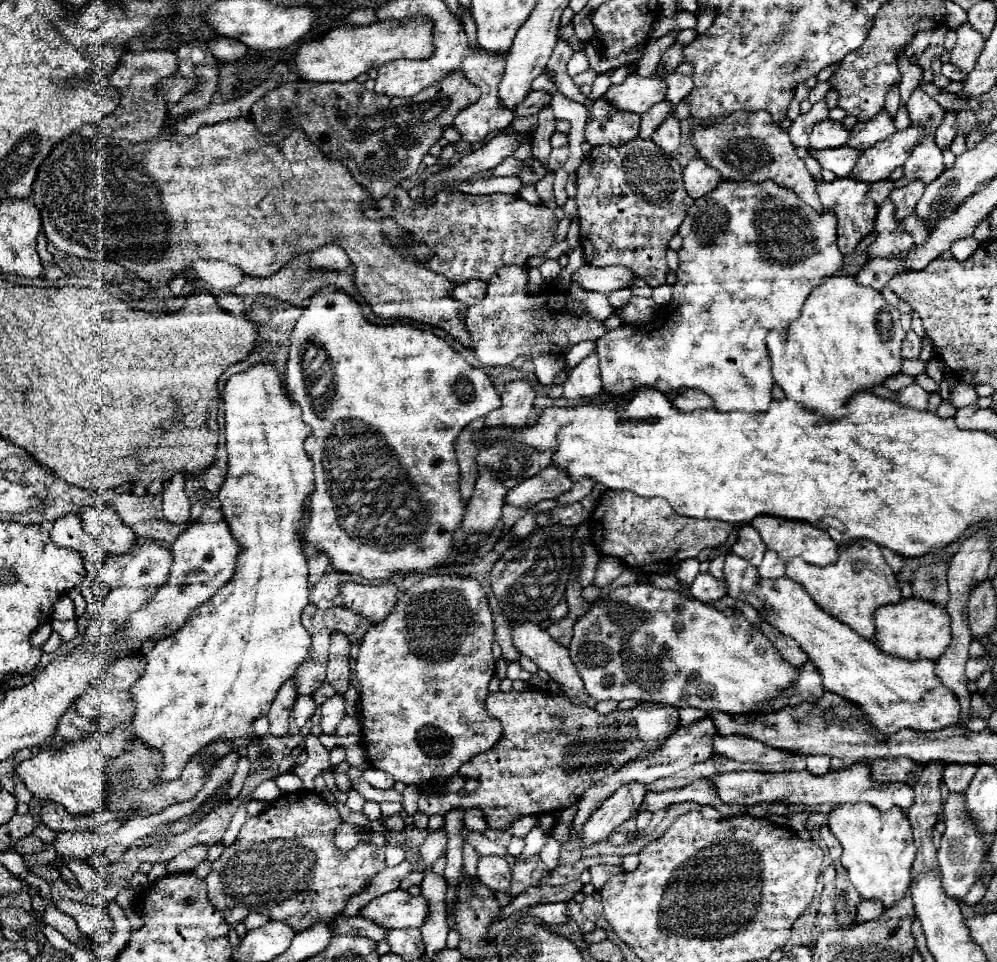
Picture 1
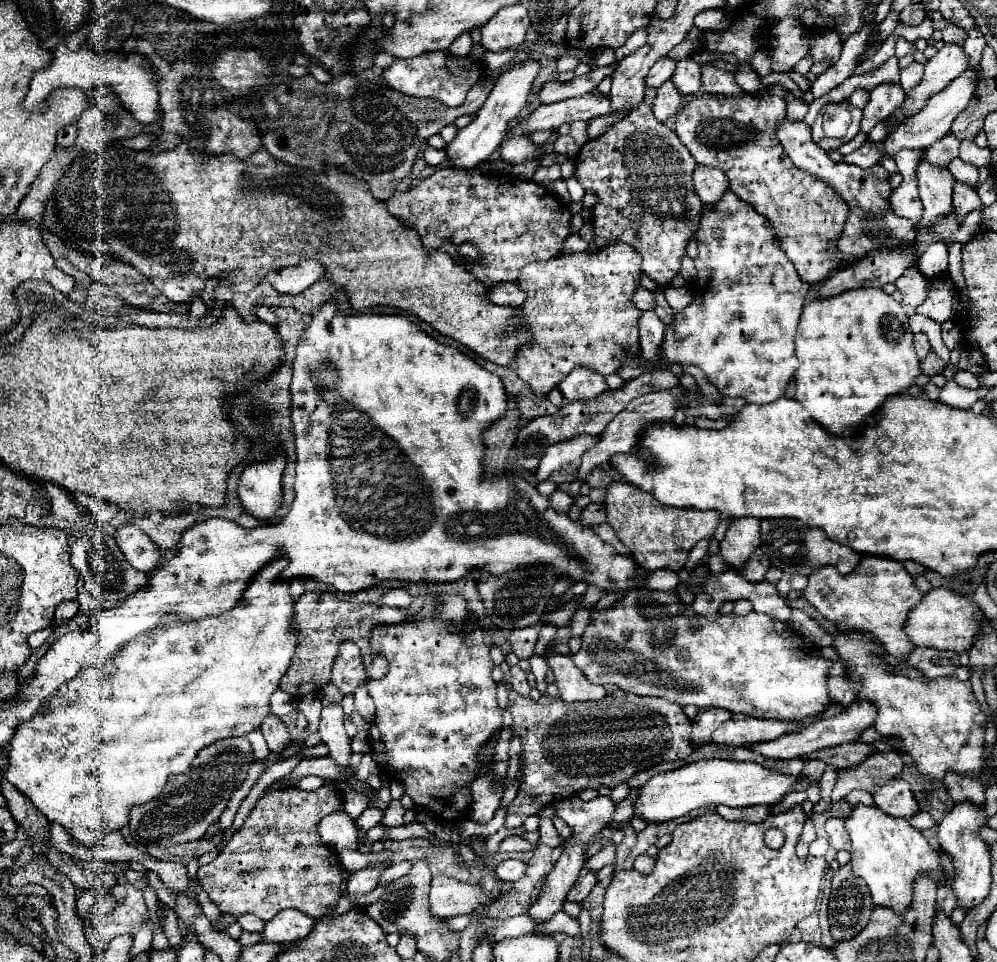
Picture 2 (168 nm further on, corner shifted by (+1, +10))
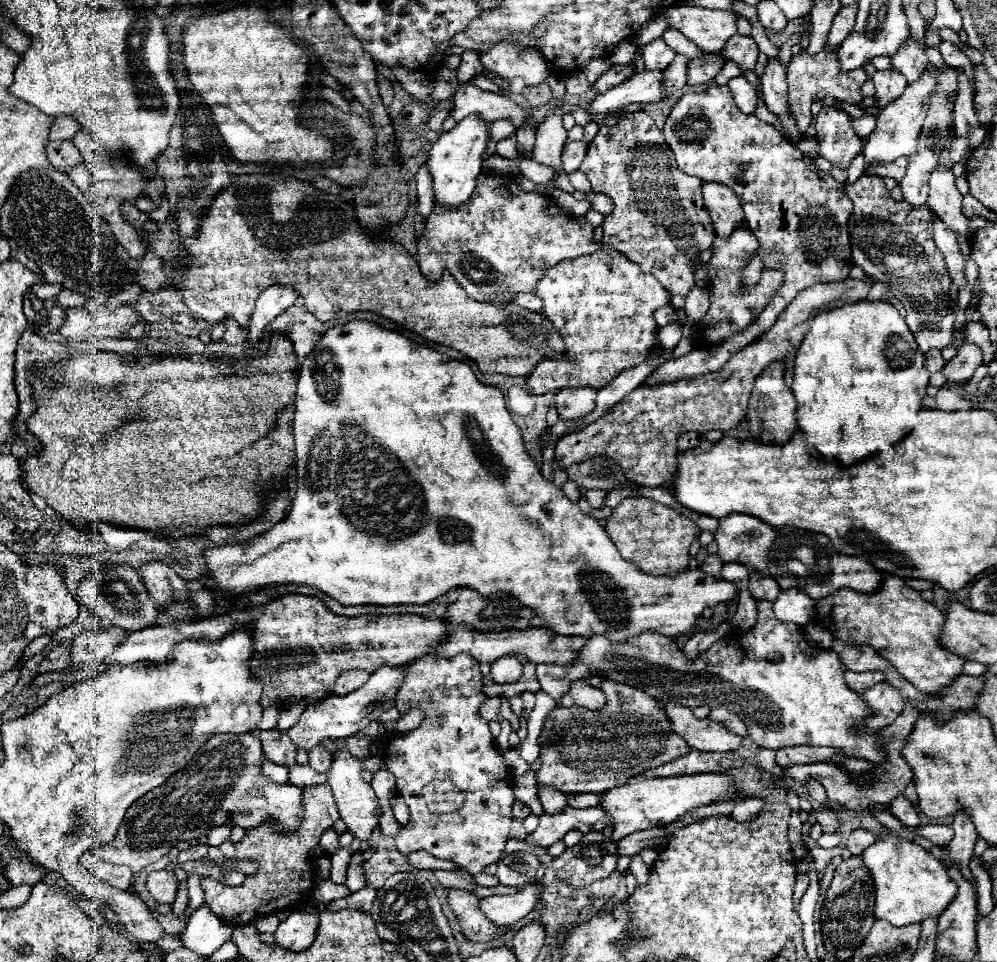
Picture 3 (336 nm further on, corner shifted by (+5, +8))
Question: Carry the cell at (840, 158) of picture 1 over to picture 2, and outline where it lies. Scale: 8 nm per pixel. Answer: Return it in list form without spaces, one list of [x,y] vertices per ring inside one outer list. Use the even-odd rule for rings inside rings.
[[[867,138],[861,144],[861,148],[857,148],[855,152],[851,152],[847,156],[843,156],[843,162],[857,164],[861,168],[871,168],[873,164],[877,164],[881,160],[881,154],[883,154],[883,144],[879,144],[879,148],[877,148],[877,144]]]

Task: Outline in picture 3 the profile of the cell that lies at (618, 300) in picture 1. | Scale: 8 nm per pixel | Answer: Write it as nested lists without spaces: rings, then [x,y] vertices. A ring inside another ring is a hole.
[[[673,306],[659,308],[659,310],[655,312],[655,320],[657,320],[659,326],[667,326],[667,324],[671,324],[671,322],[681,322],[679,316],[677,316],[677,310],[675,310]]]

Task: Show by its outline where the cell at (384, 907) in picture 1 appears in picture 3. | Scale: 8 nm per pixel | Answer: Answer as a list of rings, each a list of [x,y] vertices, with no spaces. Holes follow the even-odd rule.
[[[531,884],[511,896],[487,896],[481,900],[481,910],[495,924],[513,924],[523,920],[541,900],[543,884]]]

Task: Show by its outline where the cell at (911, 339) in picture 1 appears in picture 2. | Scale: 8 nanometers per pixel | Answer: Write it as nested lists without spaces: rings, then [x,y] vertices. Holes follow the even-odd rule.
[[[915,334],[915,336],[913,336],[913,346],[915,346],[915,352],[919,354],[919,358],[921,358],[921,360],[923,360],[923,358],[927,356],[927,352],[931,350],[929,340],[927,340],[927,336],[925,336],[925,334]]]

